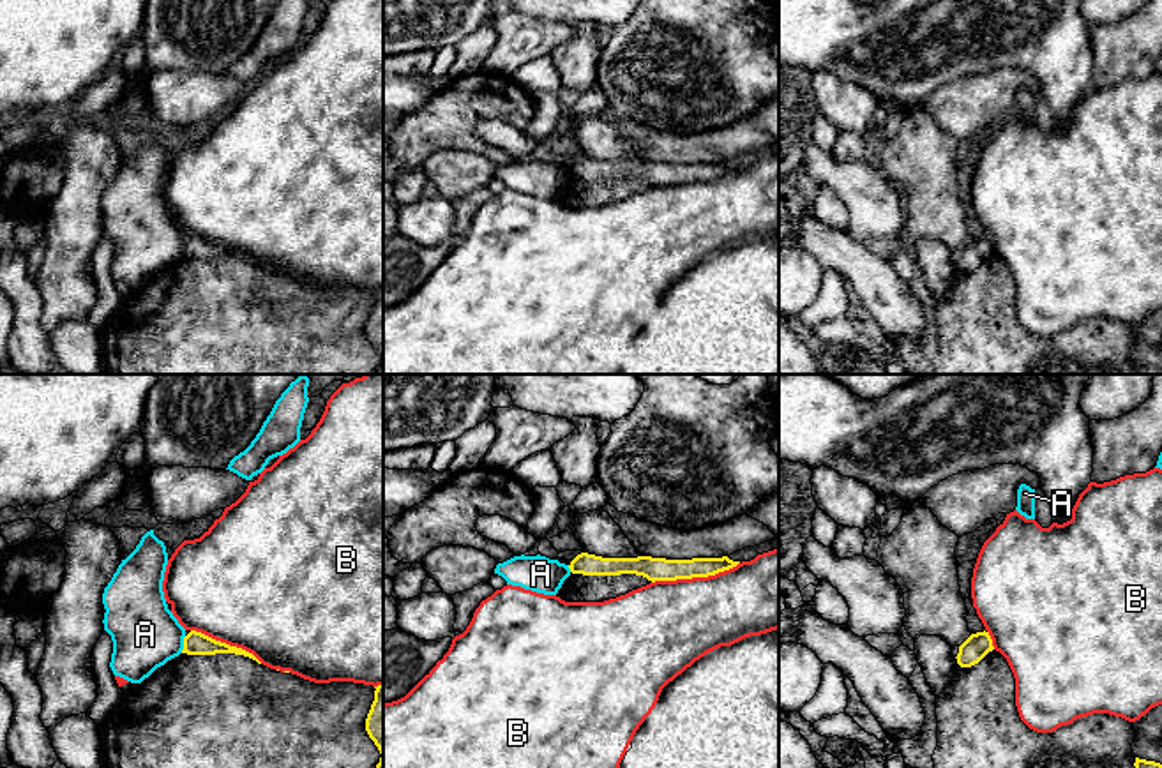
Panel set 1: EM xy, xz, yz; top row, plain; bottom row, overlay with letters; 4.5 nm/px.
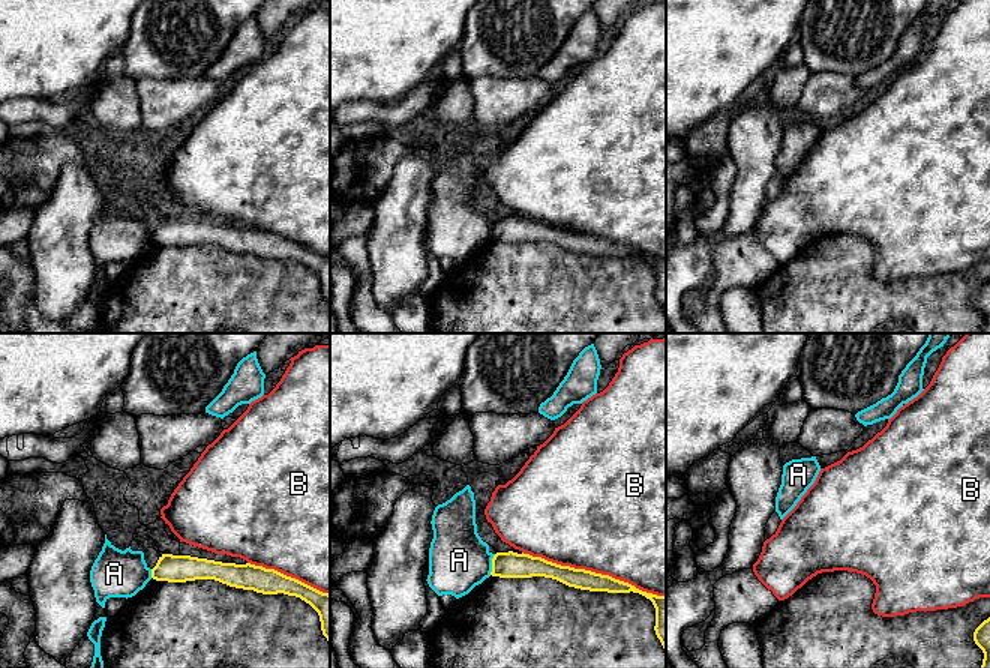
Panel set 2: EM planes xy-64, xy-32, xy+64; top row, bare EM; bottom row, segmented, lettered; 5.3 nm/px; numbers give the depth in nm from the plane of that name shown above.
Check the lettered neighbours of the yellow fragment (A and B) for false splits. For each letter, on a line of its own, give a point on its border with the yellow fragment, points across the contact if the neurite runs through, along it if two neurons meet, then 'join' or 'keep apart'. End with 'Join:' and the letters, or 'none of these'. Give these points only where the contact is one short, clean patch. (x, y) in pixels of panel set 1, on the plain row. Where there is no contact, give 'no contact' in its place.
A: meets yellow in xy at (184, 249); border along xy (186, 240), (181, 256); keep apart
B: meets yellow in xz at (694, 180); keep apart
Join: none of these

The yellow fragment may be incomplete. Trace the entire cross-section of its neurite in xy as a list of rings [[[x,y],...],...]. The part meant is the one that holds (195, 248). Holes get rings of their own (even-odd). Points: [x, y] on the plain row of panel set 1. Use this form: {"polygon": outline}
{"polygon": [[[191,235],[184,242],[182,258],[187,258],[187,260],[235,258],[235,260],[249,261],[249,263],[256,265],[258,268],[261,268],[253,258],[249,258],[242,252],[237,252],[237,251],[230,251],[230,249],[221,247],[221,245],[215,245],[201,237],[196,237],[196,235]]]}

